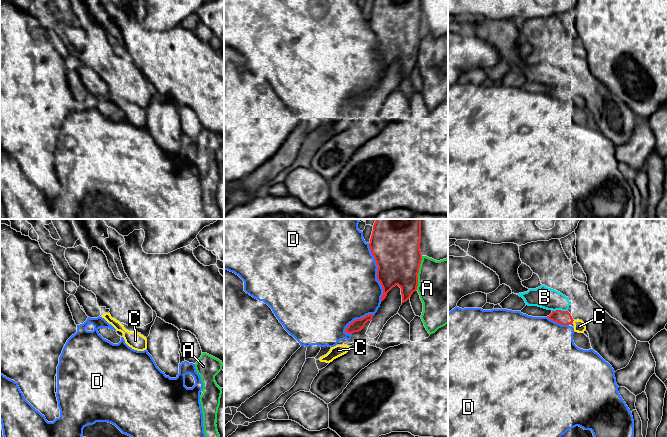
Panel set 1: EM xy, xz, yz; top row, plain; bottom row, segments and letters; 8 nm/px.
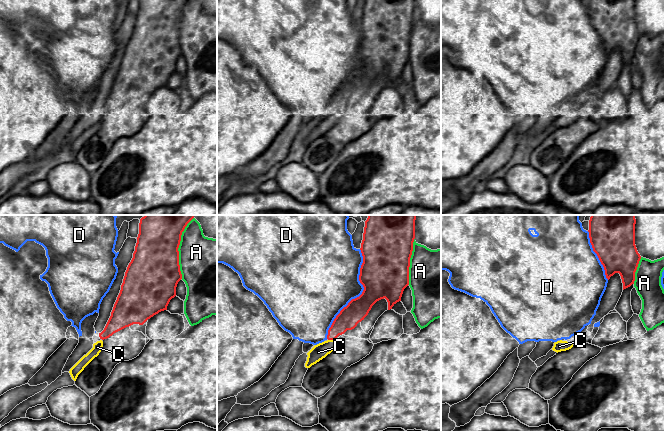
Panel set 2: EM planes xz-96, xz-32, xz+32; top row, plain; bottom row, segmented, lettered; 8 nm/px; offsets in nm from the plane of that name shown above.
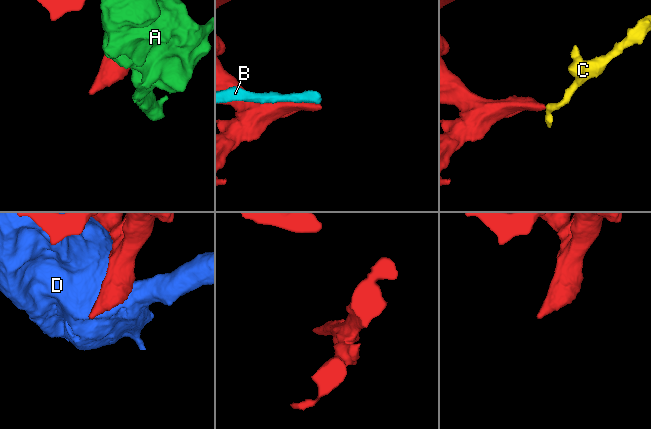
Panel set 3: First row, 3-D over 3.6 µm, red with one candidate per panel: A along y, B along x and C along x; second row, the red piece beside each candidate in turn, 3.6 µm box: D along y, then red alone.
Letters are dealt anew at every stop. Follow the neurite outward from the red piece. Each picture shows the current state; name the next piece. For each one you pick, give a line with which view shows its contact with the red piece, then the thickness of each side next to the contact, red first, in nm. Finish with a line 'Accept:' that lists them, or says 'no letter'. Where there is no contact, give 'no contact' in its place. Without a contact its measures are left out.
Accept: no letter

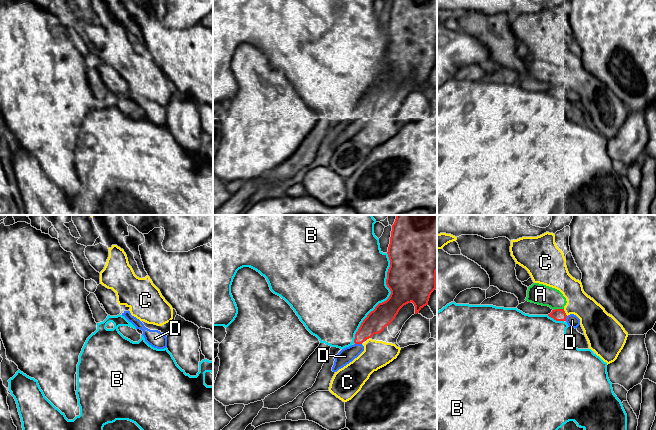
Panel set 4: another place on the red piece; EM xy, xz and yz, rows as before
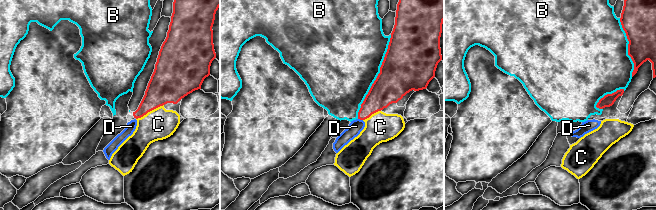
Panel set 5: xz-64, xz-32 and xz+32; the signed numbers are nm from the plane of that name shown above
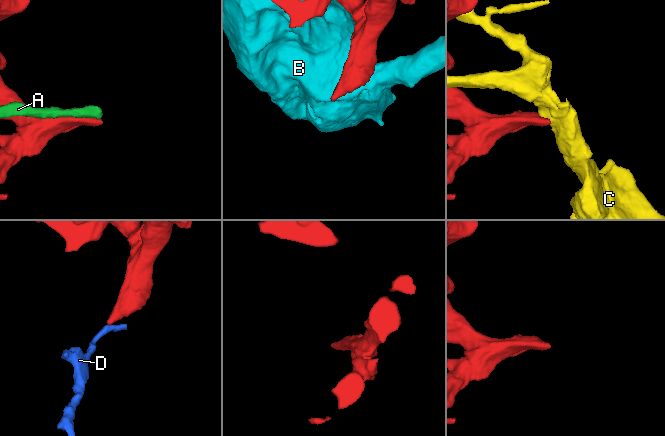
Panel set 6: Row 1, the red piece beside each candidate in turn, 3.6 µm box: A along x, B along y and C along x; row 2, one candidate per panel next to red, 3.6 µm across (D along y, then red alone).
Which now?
C: contact in yz; calibres 100 and 240 nm
Accept: C

